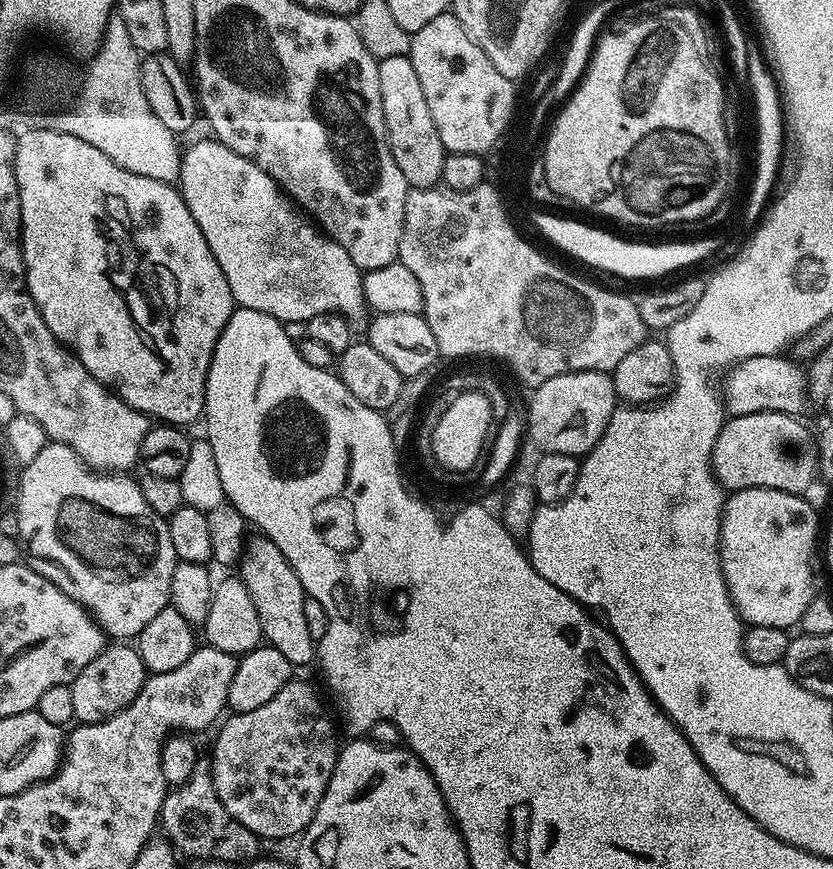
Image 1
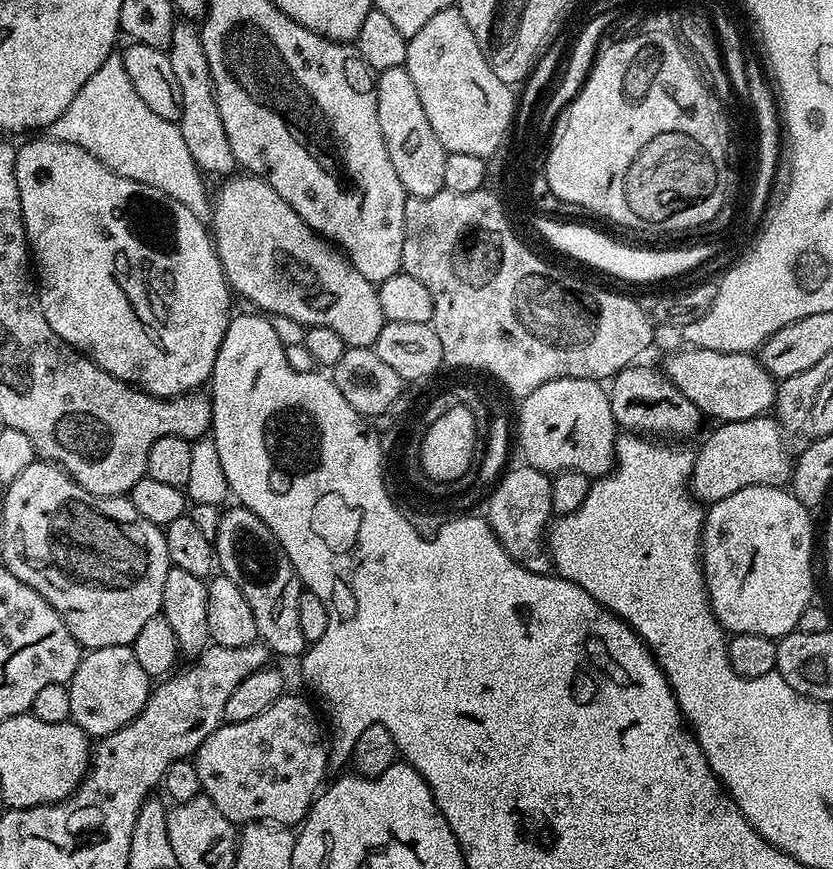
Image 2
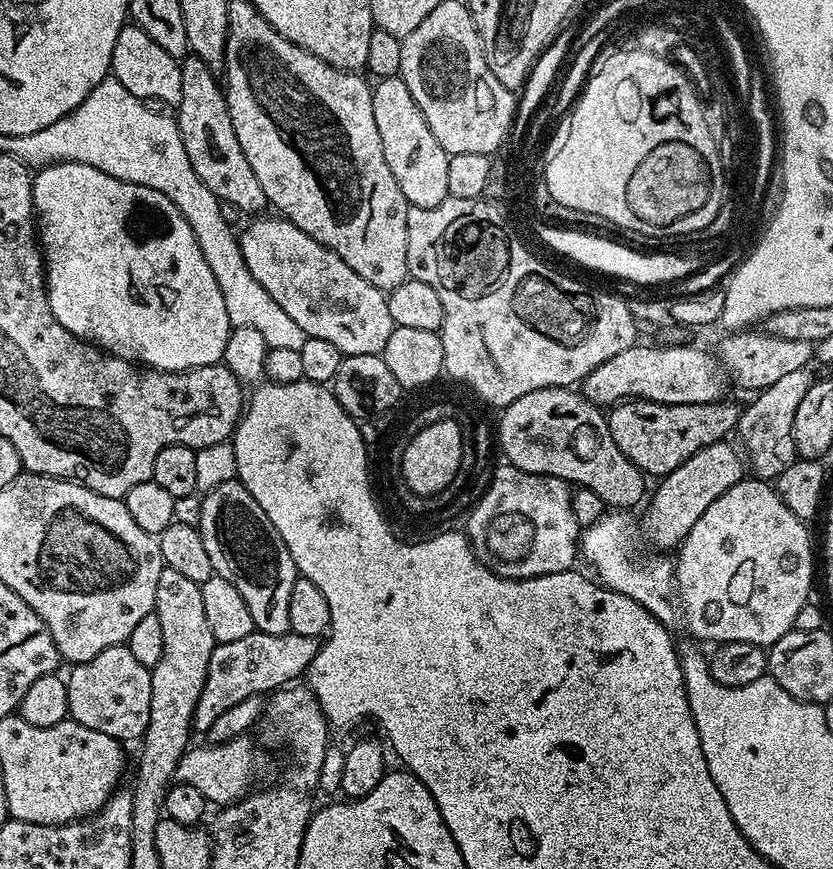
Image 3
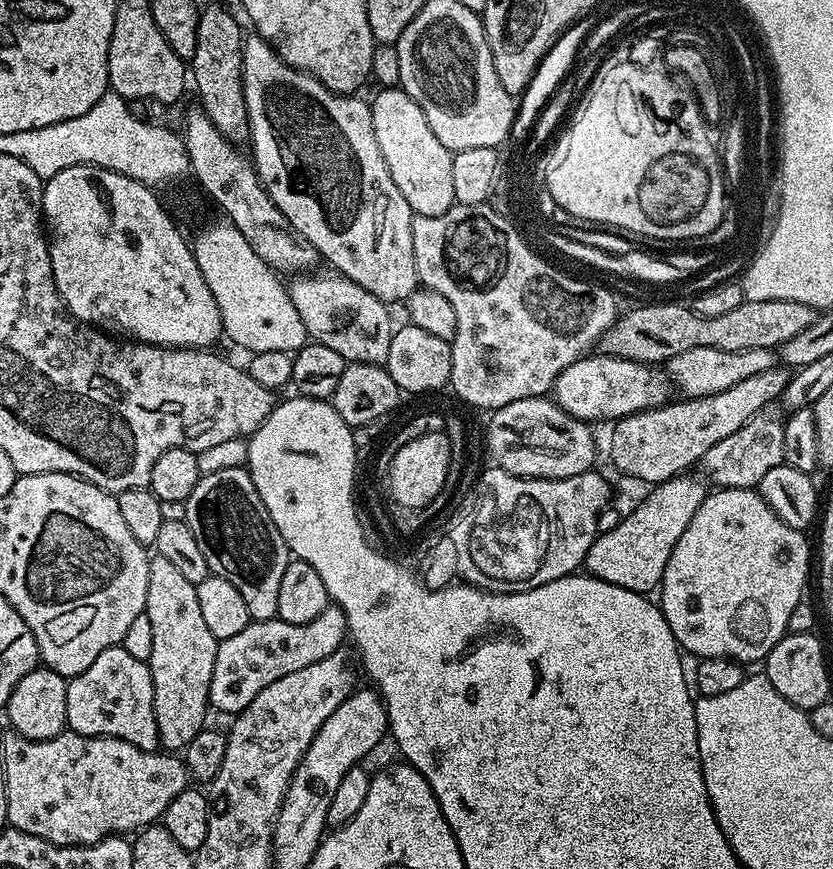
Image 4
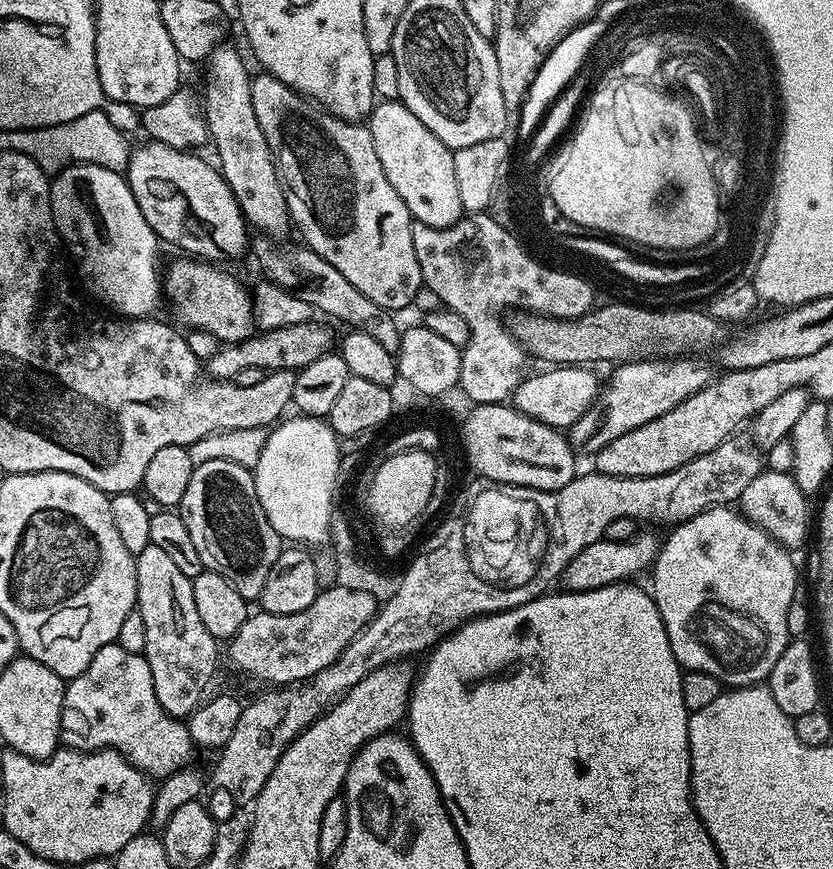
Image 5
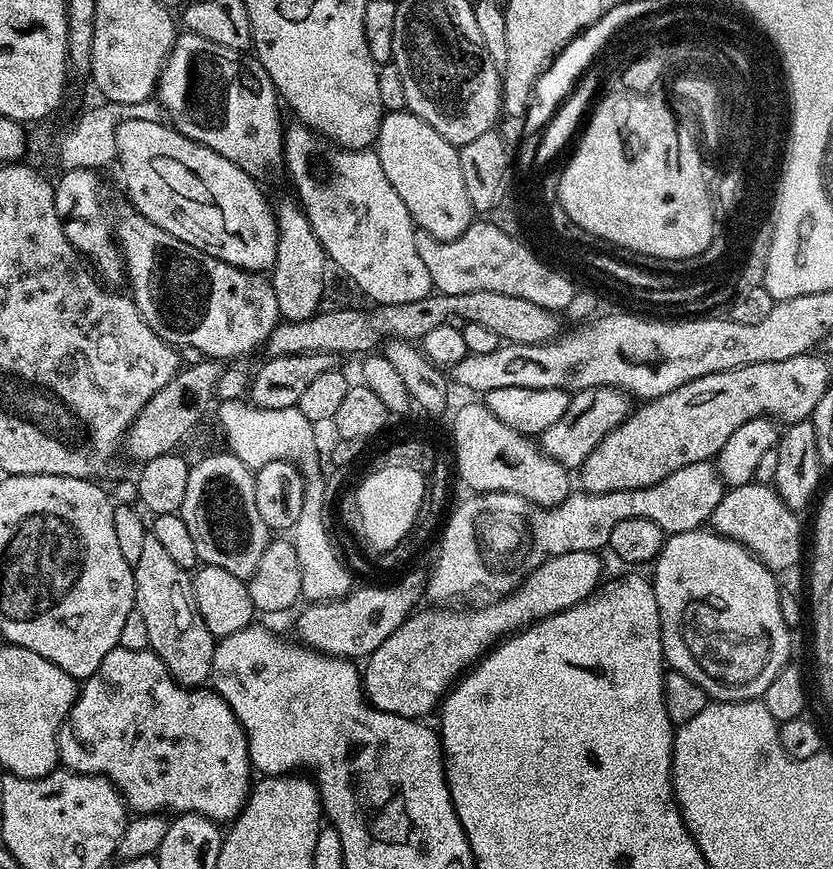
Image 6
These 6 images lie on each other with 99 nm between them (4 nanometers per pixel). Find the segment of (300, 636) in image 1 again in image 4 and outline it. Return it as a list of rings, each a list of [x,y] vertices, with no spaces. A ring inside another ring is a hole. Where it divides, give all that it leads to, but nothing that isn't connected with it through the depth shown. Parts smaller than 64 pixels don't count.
[[[247,467],[203,473],[184,504],[184,520],[206,557],[209,573],[226,578],[242,593],[252,620],[277,619],[278,586],[282,586],[290,553],[278,526],[262,506],[262,498],[258,498]]]

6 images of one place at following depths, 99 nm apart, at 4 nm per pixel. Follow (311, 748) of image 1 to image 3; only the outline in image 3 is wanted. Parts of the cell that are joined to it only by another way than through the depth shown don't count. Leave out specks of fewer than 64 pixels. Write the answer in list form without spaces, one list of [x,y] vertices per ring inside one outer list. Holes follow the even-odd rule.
[[[245,734],[225,744],[205,743],[204,748],[189,747],[178,762],[175,779],[202,790],[204,799],[212,806],[235,804],[257,787],[256,779],[264,772],[264,756],[256,749],[251,735]],[[256,784],[256,785],[255,785]]]

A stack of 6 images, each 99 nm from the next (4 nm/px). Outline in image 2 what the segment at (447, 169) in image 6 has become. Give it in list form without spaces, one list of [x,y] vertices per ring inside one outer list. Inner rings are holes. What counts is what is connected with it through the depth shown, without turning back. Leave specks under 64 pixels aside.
[[[391,68],[375,77],[376,105],[378,106],[378,126],[382,126],[382,138],[386,142],[386,150],[390,154],[390,162],[394,162],[394,171],[398,173],[398,182],[402,182],[408,196],[430,198],[444,191],[444,167],[446,153],[442,142],[438,142],[438,134],[434,134],[434,126],[430,126],[430,118],[426,118],[426,110],[422,110],[422,101],[418,98],[418,90],[414,90],[414,82],[410,82],[408,69]]]

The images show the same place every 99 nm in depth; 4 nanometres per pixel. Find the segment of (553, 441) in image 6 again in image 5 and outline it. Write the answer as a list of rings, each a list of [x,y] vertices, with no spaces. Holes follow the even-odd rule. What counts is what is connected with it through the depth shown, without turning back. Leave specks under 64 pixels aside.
[[[645,358],[639,362],[617,363],[612,368],[614,370],[608,384],[606,380],[600,395],[590,406],[590,410],[586,410],[586,414],[582,414],[582,418],[578,418],[578,422],[574,422],[574,426],[567,429],[566,435],[573,449],[585,448],[589,454],[595,454],[610,442],[614,442],[614,438],[622,438],[622,434],[630,434],[630,430],[638,430],[638,426],[646,426],[646,422],[654,422],[654,418],[674,410],[674,406],[686,402],[686,398],[698,394],[698,390],[712,383],[714,371],[712,372],[711,366],[706,361],[684,359],[688,358],[673,359],[676,360],[673,364],[667,364],[668,360],[664,358]]]

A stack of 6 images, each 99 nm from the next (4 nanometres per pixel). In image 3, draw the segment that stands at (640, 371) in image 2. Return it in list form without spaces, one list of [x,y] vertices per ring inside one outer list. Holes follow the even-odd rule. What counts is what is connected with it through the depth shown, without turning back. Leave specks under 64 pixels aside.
[[[721,398],[709,404],[659,404],[649,400],[626,400],[607,413],[608,429],[610,438],[614,438],[614,446],[618,446],[622,454],[626,454],[626,458],[635,468],[649,477],[663,478],[670,474],[670,470],[678,470],[678,466],[682,466],[682,462],[690,458],[690,454],[698,454],[698,450],[731,437],[731,432],[733,435],[737,431],[741,411],[741,405],[731,404],[728,398]]]

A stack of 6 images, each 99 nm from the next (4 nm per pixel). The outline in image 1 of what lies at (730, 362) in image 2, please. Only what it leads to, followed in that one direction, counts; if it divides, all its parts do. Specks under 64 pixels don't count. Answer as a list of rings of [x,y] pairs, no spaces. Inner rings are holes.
[[[784,354],[741,360],[739,364],[727,369],[724,378],[722,399],[729,417],[759,412],[781,412],[799,417],[800,411],[810,403],[805,369],[795,359]]]

